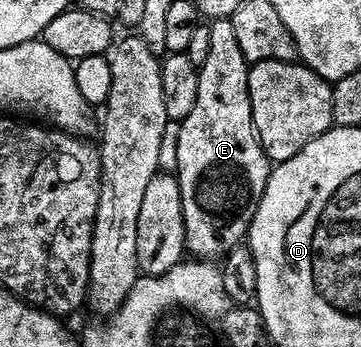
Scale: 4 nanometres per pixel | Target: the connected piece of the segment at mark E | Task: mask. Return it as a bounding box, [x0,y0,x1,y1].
[176,18,272,261]

